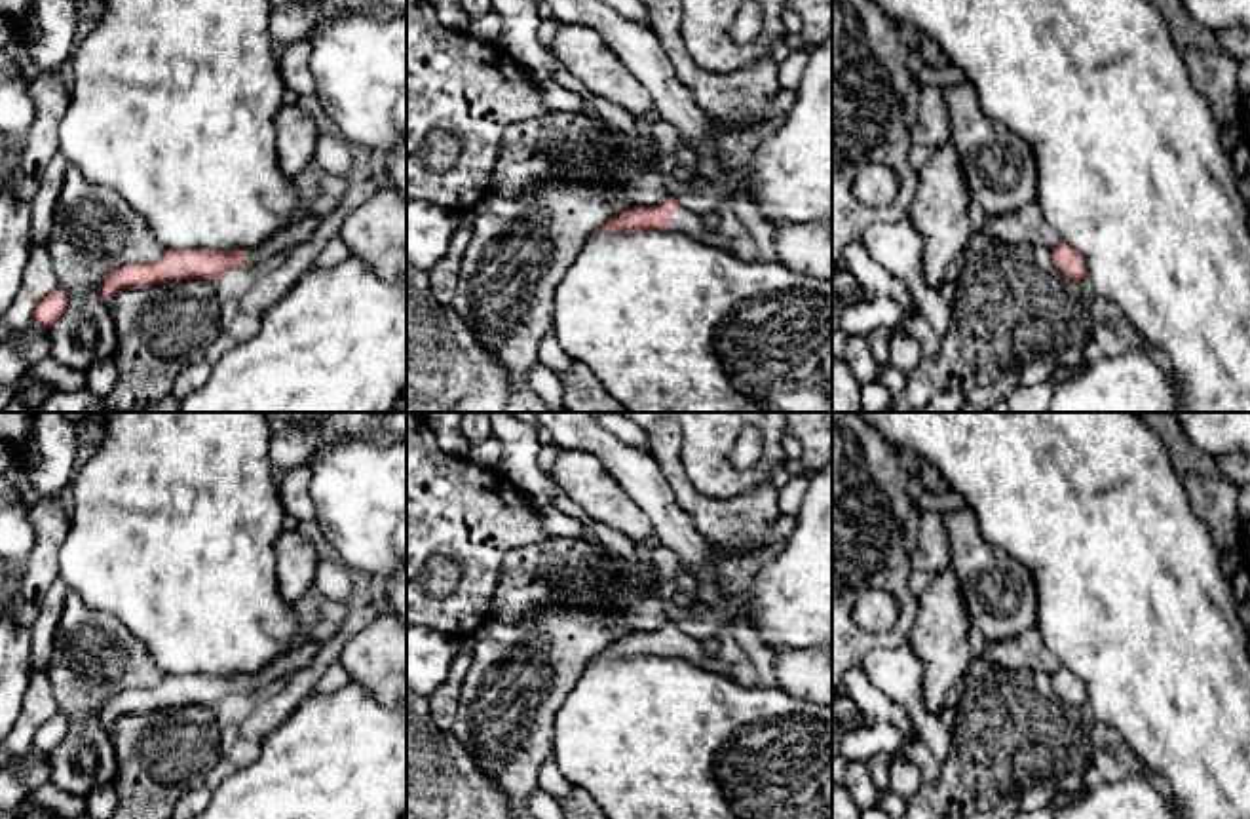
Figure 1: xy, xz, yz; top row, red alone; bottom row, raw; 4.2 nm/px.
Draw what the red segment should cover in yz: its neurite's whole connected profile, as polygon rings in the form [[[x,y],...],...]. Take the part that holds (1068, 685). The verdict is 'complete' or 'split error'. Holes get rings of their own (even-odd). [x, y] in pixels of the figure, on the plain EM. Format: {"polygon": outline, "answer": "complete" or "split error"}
{"polygon": [[[1060,665],[1058,671],[1051,675],[1051,678],[1054,690],[1058,692],[1064,703],[1083,707],[1089,701],[1083,680],[1070,669]]], "answer": "complete"}

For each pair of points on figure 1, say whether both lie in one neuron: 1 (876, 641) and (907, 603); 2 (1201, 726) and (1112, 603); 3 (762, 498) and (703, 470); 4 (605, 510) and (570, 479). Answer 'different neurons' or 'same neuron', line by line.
1: same neuron
2: same neuron
3: different neurons
4: same neuron

